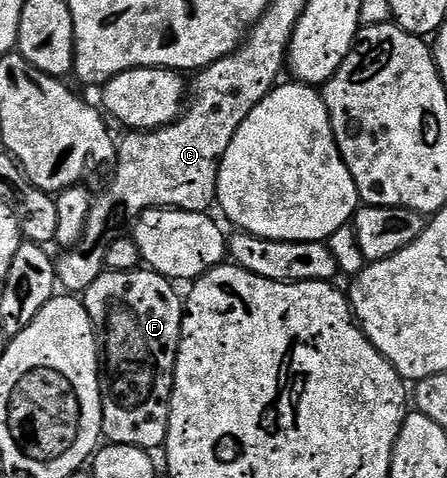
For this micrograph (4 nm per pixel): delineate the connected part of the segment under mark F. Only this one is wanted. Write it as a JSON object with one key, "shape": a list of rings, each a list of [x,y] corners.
{"shape":[[[149,267],[132,270],[111,269],[100,275],[84,294],[84,304],[94,324],[100,354],[102,379],[102,436],[111,445],[161,450],[170,422],[170,400],[174,372],[182,338],[184,302],[172,291],[170,279]]]}

